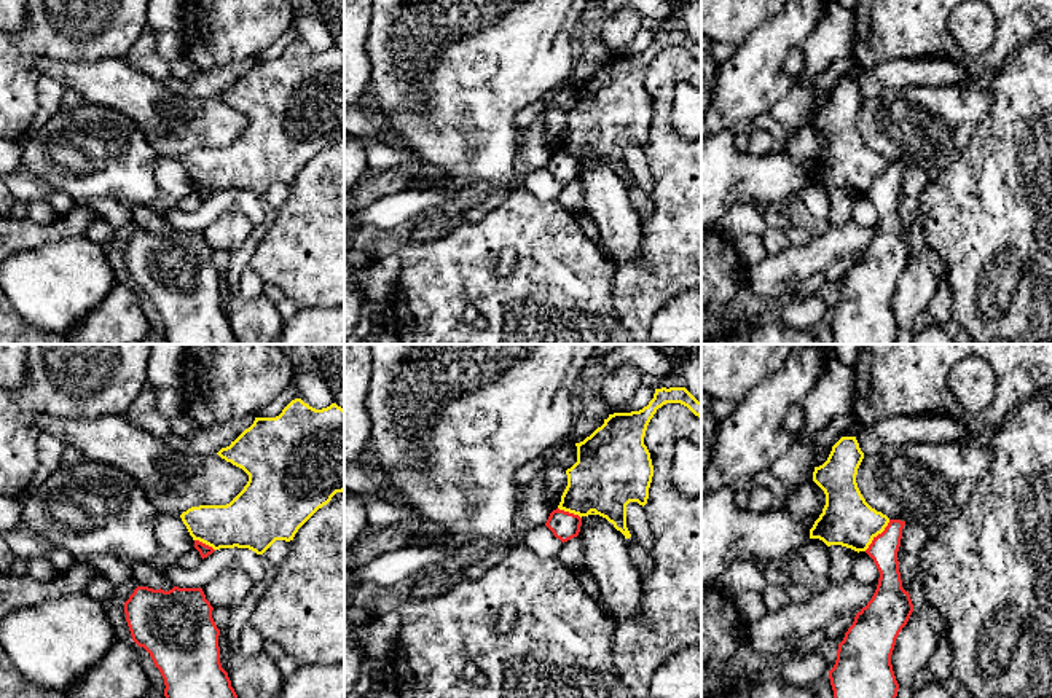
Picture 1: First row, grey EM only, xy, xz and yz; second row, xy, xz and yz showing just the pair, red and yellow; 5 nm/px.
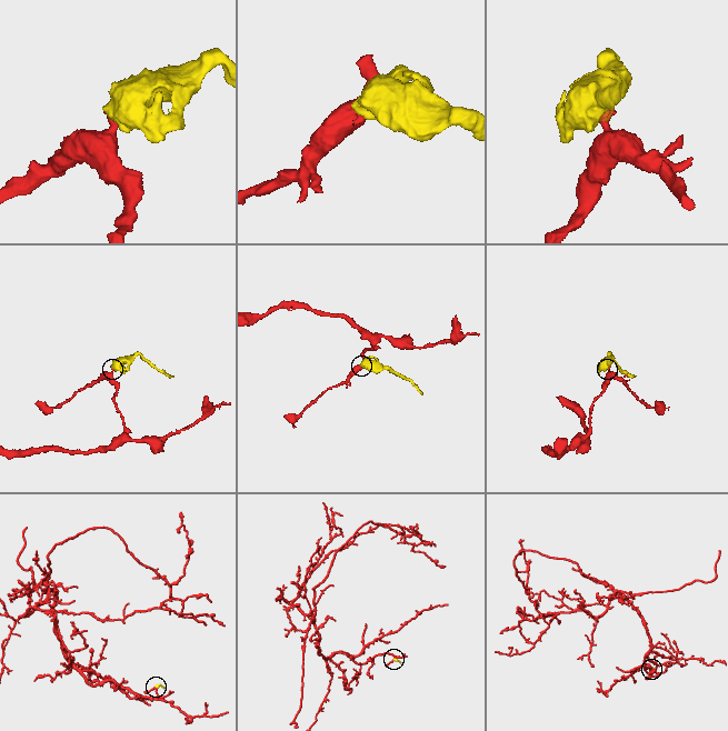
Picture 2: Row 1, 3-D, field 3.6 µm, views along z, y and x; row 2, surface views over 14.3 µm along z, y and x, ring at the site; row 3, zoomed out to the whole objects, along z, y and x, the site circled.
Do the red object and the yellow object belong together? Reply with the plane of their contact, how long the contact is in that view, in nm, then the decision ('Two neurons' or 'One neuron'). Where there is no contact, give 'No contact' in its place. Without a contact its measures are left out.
Touches red in yz. Shared border 200 nm. Two neurons

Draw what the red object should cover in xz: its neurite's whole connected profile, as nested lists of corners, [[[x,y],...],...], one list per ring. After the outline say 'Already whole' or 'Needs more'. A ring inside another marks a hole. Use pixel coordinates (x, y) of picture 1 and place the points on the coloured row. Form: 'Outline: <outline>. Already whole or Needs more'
Outline: [[[556,508],[550,513],[545,526],[556,539],[564,543],[579,535],[582,518],[579,515]]]. Already whole

